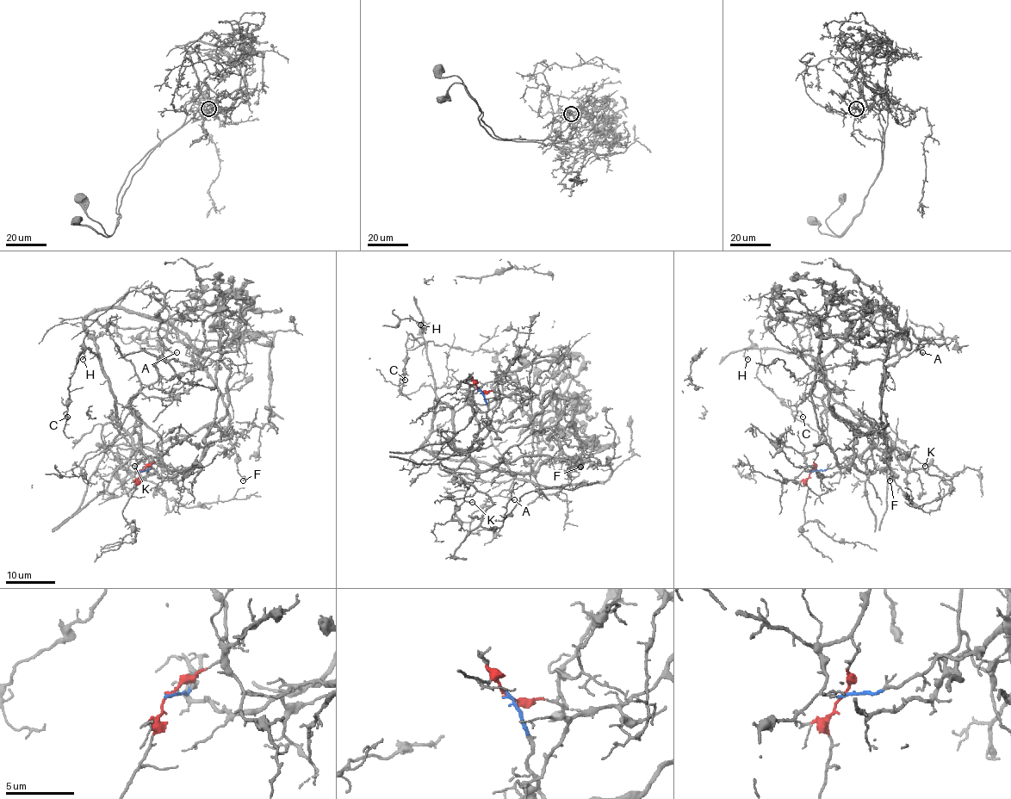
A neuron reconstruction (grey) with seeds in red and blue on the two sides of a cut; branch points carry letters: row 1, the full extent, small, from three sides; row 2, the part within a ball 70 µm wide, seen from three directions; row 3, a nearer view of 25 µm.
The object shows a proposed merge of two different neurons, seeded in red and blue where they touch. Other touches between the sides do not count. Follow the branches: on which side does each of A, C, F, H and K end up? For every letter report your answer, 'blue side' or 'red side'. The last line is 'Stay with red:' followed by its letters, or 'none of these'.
A: red side
C: red side
F: blue side
H: red side
K: blue side
Stay with red: A, C, H

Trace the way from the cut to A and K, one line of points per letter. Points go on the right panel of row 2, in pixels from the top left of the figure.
A: (811, 471), (827, 410), (835, 402), (824, 362), (859, 338), (880, 307), (902, 330), (911, 329), (922, 352)
K: (811, 471), (839, 465), (853, 453), (853, 434), (859, 427), (868, 427), (876, 434), (884, 433), (925, 466)

